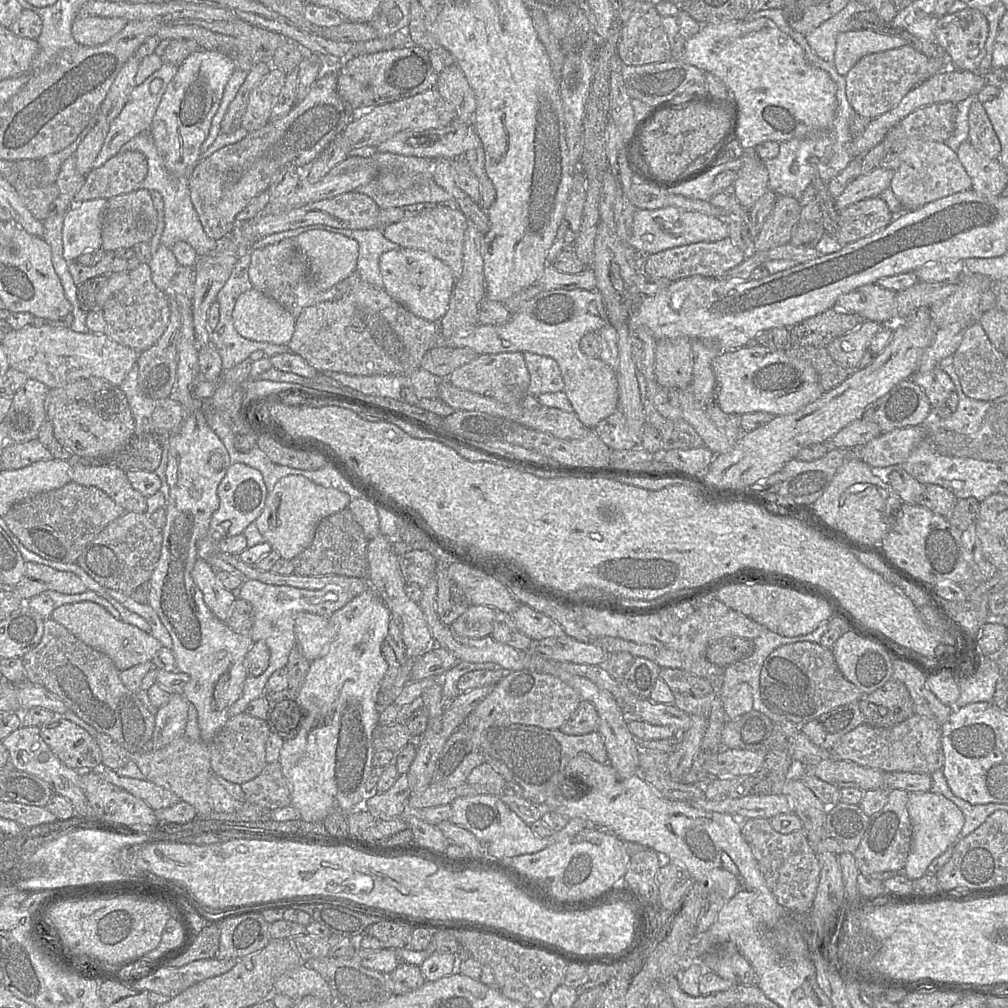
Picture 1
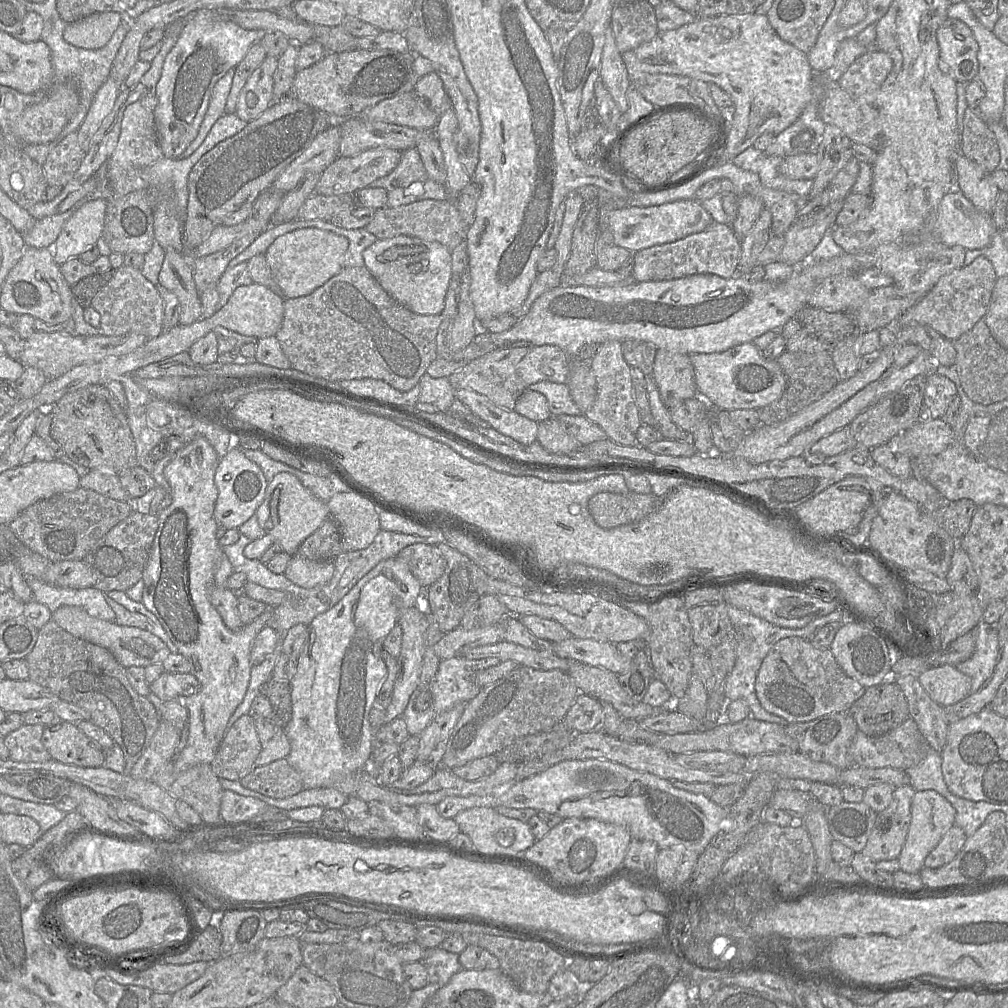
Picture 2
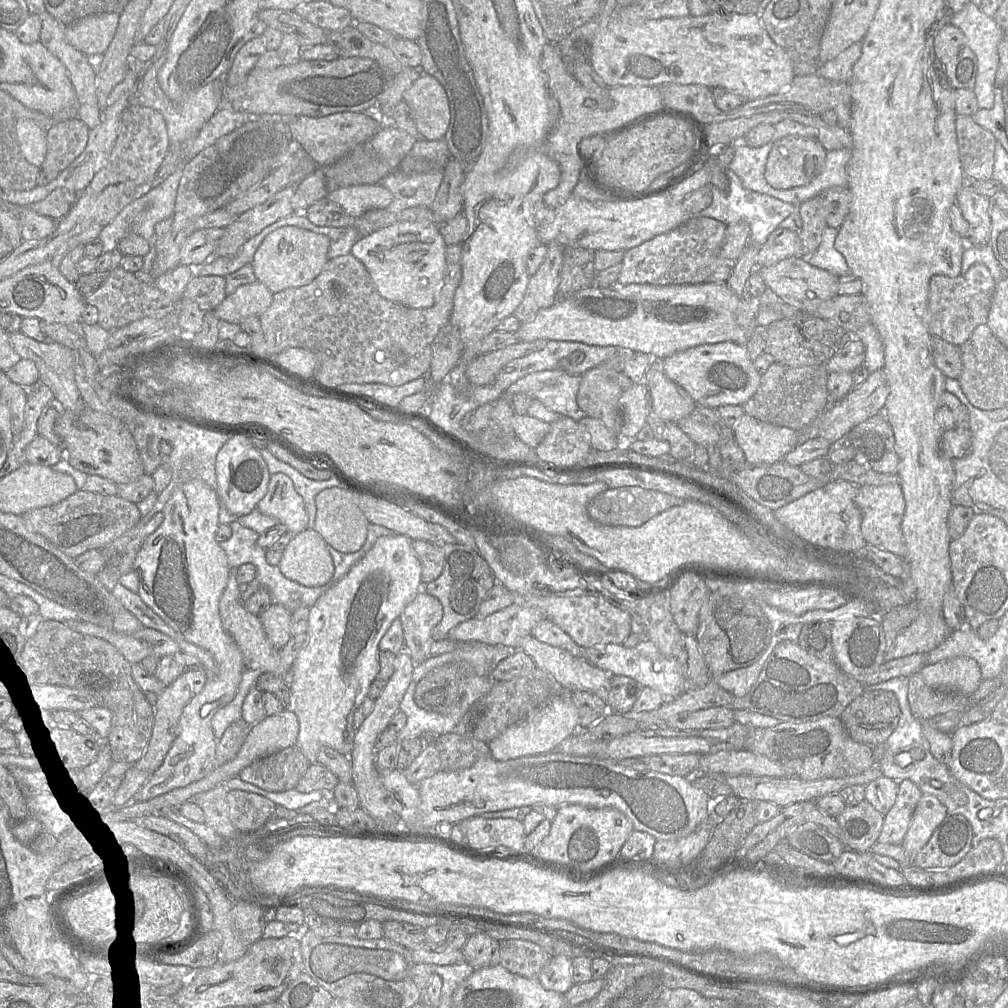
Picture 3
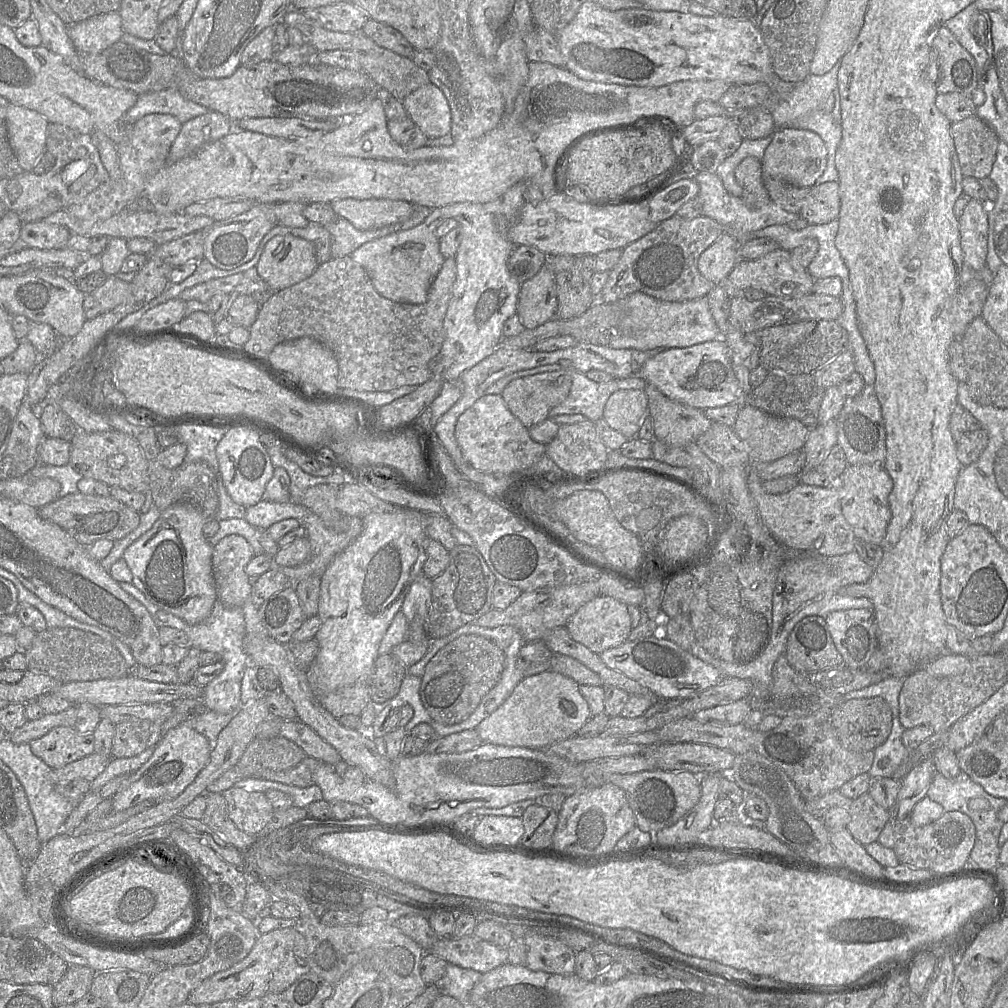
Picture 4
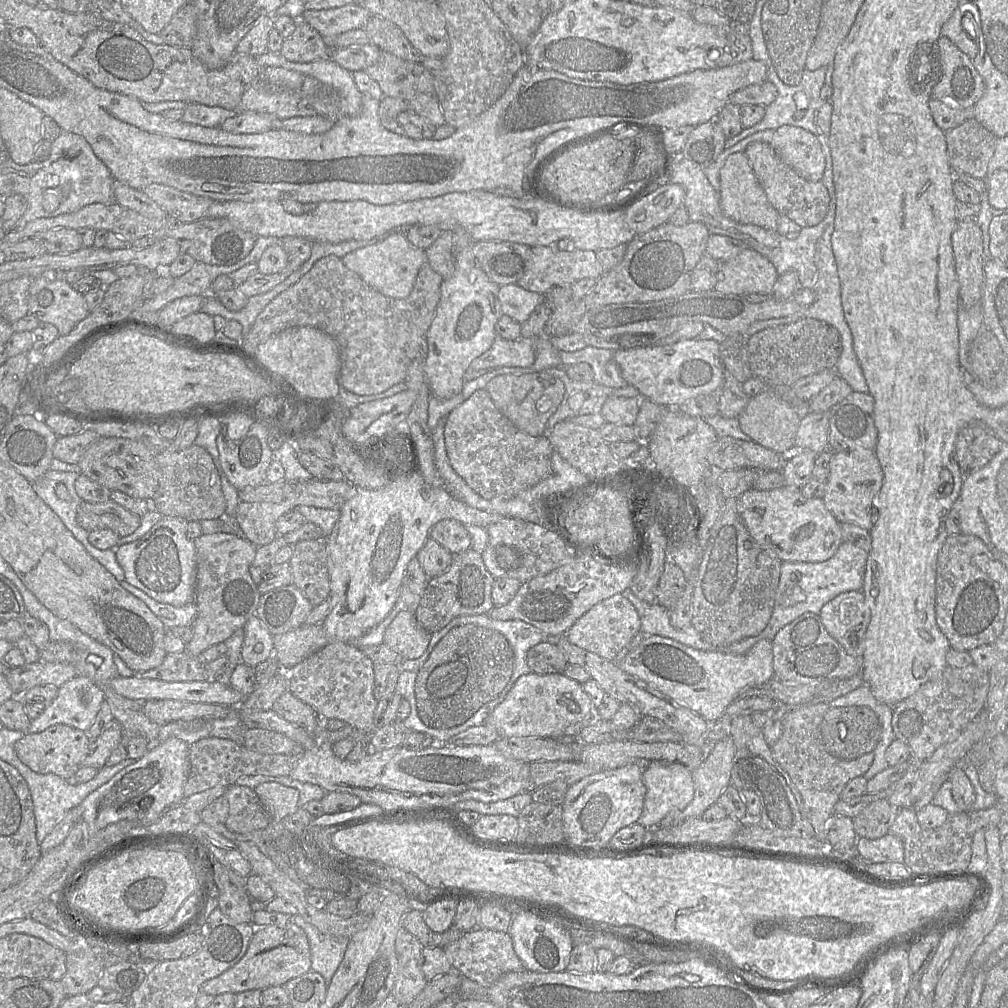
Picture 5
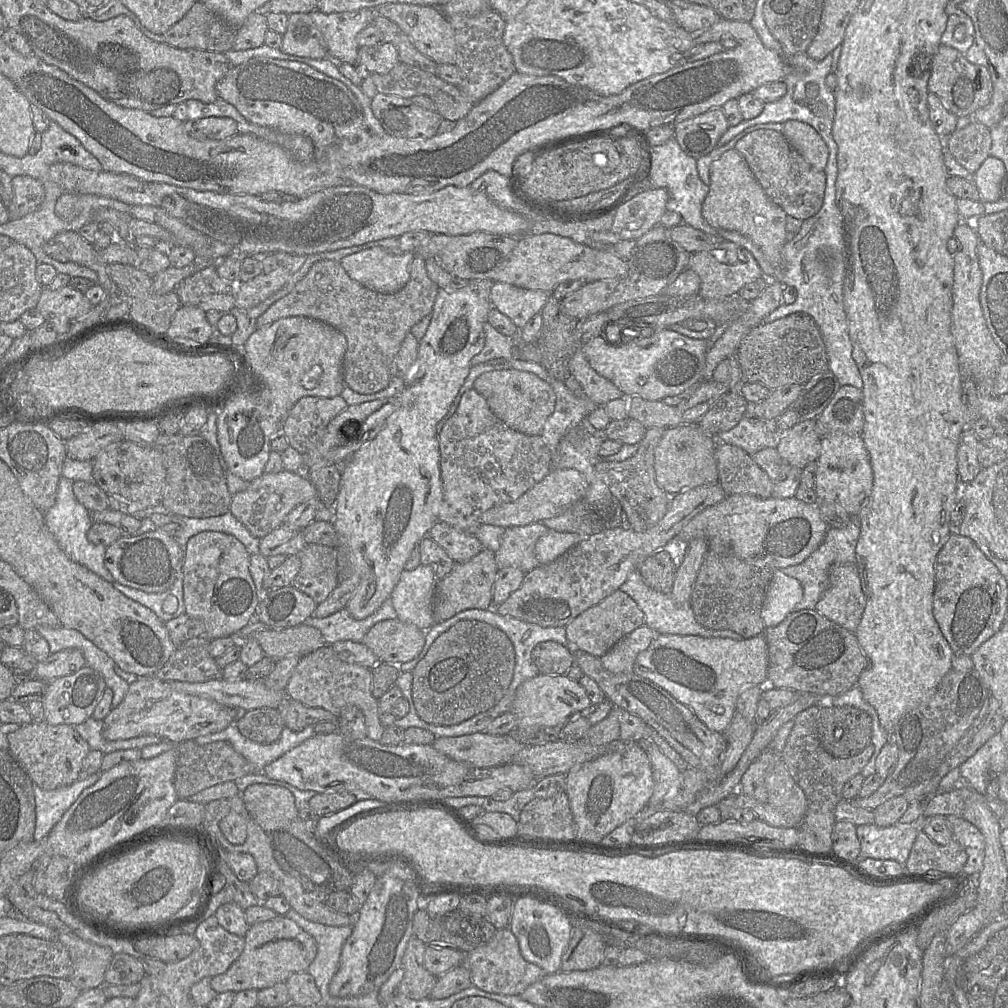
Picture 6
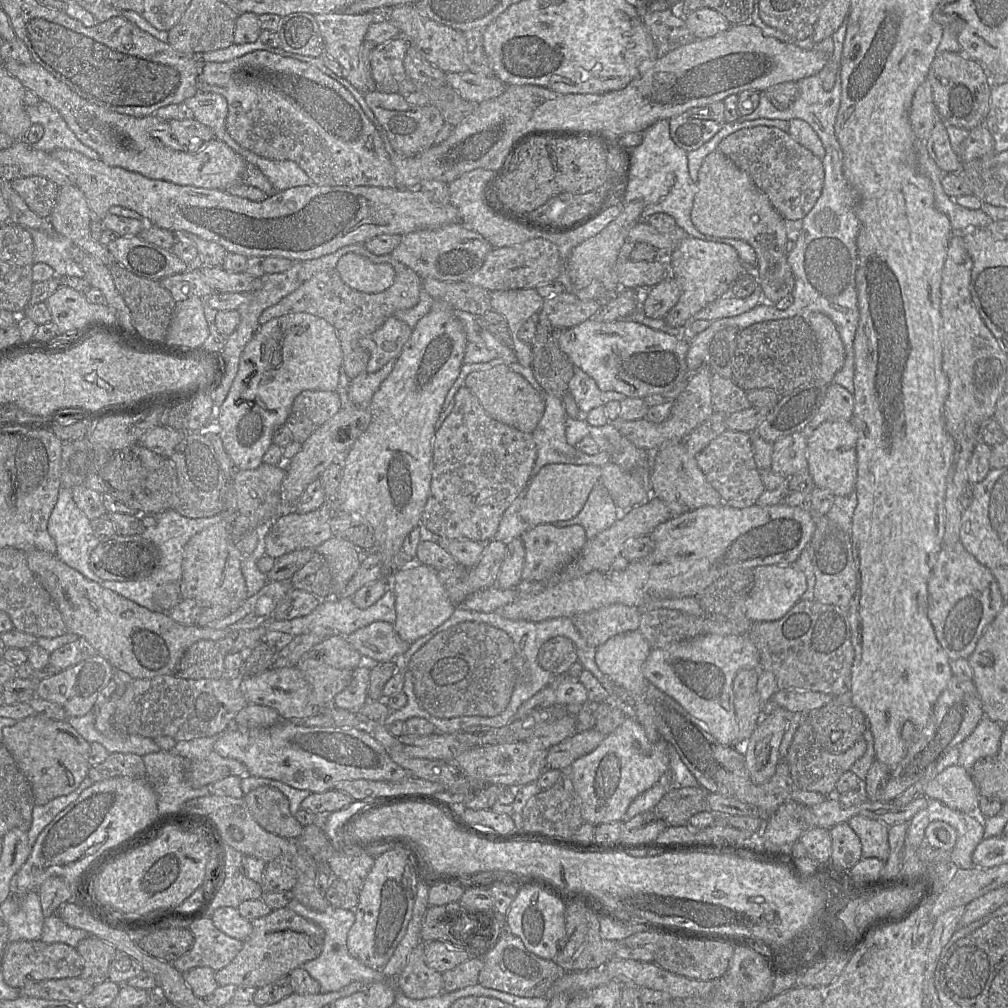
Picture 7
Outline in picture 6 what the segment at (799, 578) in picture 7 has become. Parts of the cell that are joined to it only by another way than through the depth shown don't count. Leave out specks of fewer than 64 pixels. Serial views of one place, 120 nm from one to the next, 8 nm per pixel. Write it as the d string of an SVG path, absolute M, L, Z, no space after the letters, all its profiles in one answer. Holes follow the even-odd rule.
M775 570L768 585L761 609L761 617L766 628L779 625L795 605L803 598L800 582L782 572Z

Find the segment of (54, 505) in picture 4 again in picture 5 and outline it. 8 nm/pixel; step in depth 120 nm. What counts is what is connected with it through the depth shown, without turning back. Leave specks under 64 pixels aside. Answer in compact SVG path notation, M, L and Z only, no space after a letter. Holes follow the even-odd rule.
M108 499L102 503L81 501L76 519L88 532L109 529L121 538L132 534L139 527L141 517Z

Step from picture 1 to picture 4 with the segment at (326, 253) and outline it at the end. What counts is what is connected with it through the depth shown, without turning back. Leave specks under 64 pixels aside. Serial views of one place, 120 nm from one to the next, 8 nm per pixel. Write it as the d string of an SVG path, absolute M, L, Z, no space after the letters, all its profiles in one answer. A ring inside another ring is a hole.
M286 234L277 235L266 243L255 268L259 276L267 283L269 291L279 292L310 277L318 265L311 242Z

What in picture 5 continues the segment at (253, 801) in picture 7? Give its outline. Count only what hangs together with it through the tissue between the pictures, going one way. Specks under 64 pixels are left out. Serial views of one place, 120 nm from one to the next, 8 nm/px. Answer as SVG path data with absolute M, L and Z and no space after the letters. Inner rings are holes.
M267 782L258 785L254 791L272 822L279 822L299 809L299 791L295 788Z

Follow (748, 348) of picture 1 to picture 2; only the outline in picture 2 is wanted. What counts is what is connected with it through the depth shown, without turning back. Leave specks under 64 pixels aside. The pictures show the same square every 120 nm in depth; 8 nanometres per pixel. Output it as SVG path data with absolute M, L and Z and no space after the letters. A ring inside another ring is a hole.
M751 342L719 353L693 354L690 361L697 395L715 409L757 410L778 400L785 390L785 376L777 360L766 359Z

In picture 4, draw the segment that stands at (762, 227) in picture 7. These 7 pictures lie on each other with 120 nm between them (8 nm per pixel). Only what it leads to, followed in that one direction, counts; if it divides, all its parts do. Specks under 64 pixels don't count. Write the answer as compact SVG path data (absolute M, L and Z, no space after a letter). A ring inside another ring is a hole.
M755 157L743 159L735 169L735 179L743 189L743 200L752 208L759 208L770 201L763 183L761 161Z

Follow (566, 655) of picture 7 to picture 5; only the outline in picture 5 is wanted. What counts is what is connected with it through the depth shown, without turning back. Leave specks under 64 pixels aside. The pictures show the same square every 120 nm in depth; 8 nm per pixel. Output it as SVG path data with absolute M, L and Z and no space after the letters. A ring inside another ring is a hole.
M546 639L531 647L526 654L526 662L532 672L540 675L563 673L568 665L556 639Z

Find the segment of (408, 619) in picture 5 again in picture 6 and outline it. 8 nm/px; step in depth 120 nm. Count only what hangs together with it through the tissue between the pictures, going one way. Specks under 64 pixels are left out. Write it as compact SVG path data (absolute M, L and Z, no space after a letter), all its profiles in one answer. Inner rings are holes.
M398 618L388 619L374 624L361 643L375 654L379 662L401 664L420 654L425 631Z

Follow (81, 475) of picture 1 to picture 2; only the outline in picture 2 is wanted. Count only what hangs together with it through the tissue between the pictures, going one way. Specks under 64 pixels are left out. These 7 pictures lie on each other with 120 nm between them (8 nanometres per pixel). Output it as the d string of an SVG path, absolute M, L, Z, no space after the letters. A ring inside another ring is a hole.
M90 470L87 475L80 477L79 485L111 499L132 503L130 495L121 485L119 474L112 470Z

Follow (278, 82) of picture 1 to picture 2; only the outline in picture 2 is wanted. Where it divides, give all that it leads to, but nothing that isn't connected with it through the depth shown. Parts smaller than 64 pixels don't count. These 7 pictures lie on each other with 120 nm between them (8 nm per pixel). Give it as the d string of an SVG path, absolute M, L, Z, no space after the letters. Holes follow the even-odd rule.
M267 55L254 70L243 87L236 108L236 115L243 121L259 117L273 103L274 74L278 59Z

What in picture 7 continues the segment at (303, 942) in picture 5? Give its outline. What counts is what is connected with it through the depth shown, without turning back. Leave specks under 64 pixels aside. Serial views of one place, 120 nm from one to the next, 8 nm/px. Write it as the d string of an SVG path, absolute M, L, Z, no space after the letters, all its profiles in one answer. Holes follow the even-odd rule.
M287 906L272 910L251 923L252 932L243 942L240 952L227 966L215 971L215 980L219 986L233 984L260 988L289 975L293 969L317 958L322 952L324 929Z

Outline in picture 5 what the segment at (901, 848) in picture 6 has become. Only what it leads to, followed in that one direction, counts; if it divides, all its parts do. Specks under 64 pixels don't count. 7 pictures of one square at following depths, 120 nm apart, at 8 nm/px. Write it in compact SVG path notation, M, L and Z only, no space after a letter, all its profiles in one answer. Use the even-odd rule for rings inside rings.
M892 834L875 840L858 838L856 848L858 857L866 865L885 862L903 863L904 861L903 841Z

